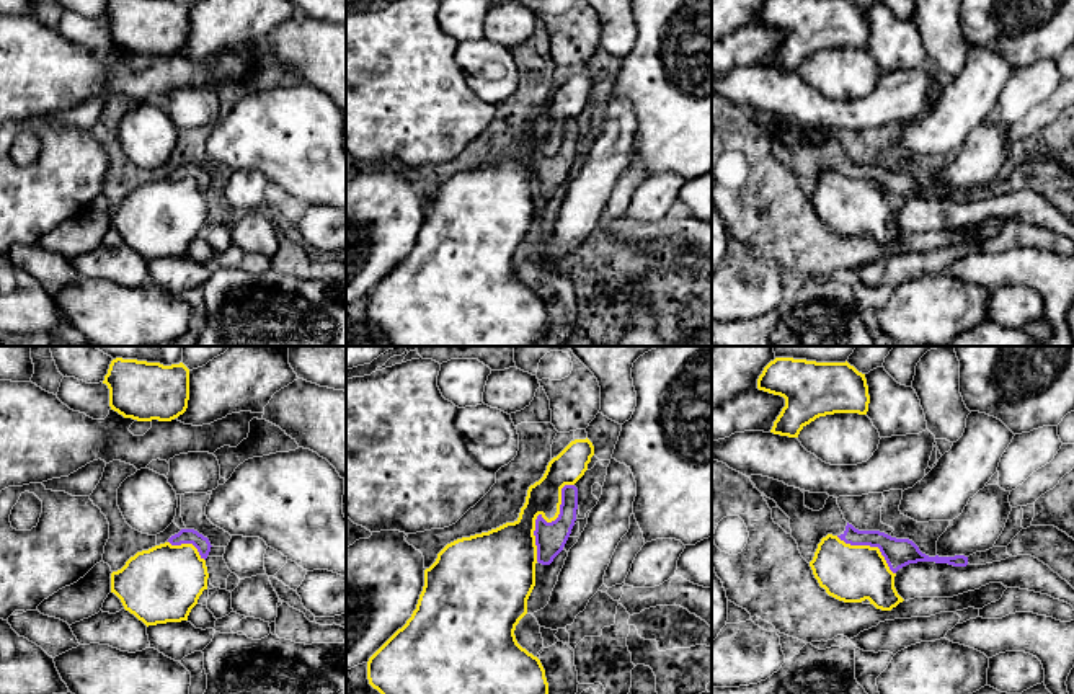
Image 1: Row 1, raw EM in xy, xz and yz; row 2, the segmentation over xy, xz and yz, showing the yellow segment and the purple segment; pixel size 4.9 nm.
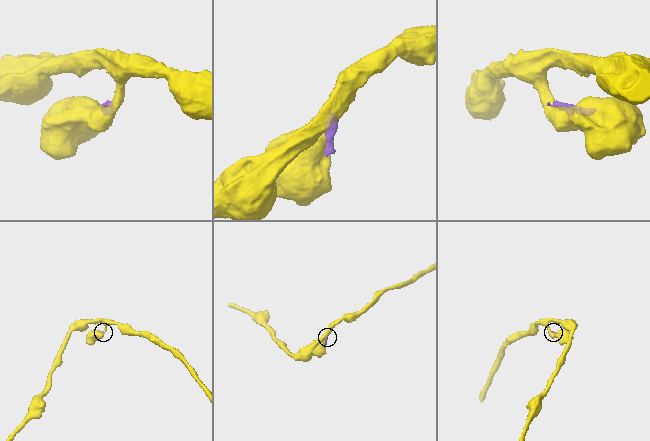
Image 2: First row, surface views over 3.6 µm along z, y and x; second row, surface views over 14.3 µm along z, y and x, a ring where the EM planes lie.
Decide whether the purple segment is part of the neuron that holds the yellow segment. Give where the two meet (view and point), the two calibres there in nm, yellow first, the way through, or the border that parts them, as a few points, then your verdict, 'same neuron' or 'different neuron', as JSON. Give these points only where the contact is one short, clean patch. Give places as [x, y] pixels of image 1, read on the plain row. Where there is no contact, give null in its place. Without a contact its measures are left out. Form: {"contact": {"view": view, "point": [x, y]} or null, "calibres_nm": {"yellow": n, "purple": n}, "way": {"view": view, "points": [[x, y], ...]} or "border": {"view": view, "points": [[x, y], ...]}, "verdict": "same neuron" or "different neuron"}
{"contact": {"view": "xz", "point": [544, 152]}, "calibres_nm": {"yellow": 280, "purple": 160}, "verdict": "different neuron"}

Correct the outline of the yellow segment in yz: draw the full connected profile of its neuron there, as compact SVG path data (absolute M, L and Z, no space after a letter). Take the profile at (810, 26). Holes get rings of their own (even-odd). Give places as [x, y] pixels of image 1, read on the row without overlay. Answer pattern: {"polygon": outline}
{"polygon": "M766 0L757 23L785 33L770 67L788 72L819 51L867 49L870 38L865 8L854 0Z"}

